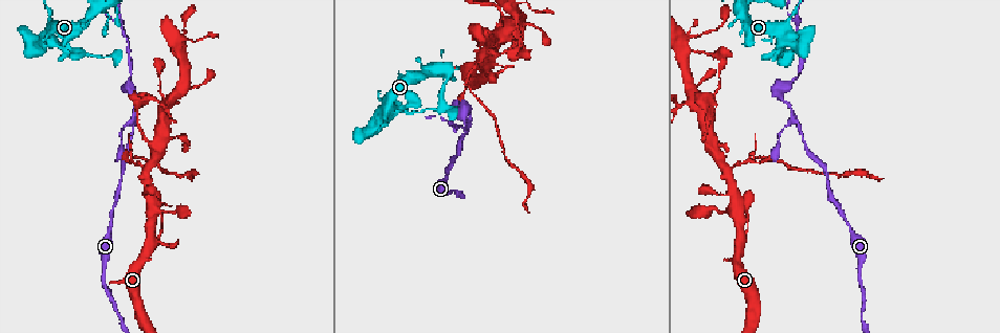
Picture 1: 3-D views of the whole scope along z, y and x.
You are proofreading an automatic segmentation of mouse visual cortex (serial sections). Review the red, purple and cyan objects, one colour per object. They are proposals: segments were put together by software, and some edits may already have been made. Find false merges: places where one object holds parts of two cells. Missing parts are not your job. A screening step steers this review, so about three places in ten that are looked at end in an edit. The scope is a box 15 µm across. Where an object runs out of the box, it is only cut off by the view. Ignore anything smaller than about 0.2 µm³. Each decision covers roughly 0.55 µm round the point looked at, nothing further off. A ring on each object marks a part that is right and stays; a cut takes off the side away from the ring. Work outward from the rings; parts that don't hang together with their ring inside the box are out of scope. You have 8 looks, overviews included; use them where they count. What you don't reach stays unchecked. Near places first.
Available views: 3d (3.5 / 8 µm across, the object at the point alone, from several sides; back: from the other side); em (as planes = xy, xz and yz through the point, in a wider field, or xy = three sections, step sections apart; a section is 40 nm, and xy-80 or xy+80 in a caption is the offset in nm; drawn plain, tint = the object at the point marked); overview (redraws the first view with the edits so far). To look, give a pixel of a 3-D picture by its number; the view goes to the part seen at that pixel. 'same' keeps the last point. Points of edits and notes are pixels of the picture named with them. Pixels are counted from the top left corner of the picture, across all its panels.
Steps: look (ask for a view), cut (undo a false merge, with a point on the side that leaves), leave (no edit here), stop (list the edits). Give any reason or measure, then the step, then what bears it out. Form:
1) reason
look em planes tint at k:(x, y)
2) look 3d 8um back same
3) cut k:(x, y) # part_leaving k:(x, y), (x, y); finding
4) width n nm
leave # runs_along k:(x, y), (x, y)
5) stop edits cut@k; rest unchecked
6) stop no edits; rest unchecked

abrupt turn
look 3d 3.5um at 1:(780, 90)

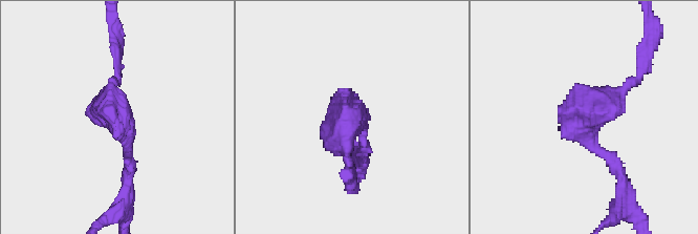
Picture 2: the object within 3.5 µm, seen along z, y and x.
arm_widths 200, 250 nm
look em xy step 1 tint at 2:(358, 116)

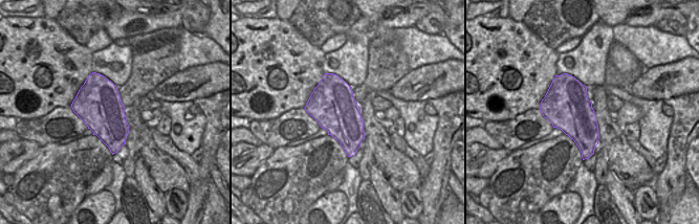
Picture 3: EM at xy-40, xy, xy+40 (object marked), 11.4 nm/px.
width 550 nm
leave # runs_along 2:(128, 178), (112, 82); one cell here

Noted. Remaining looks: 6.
three-way junction
look 3d 3.5um at 1:(456, 127)

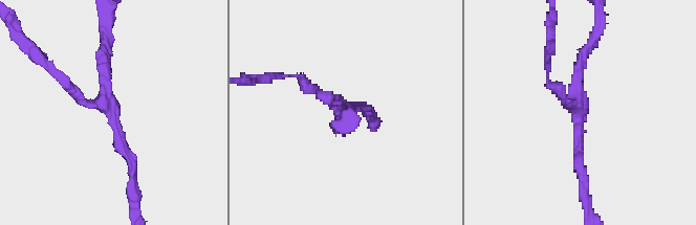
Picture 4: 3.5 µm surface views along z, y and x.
arms 3; arm_widths 150, 150, 150 nm; need the tissue
look em xy step 5 tint at 4:(107, 111)

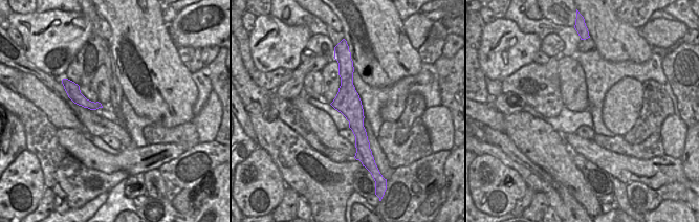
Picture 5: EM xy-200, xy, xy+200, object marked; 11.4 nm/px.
leave # continuous, no second cell

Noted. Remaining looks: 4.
look 3d 3.5um at 1:(392, 115)

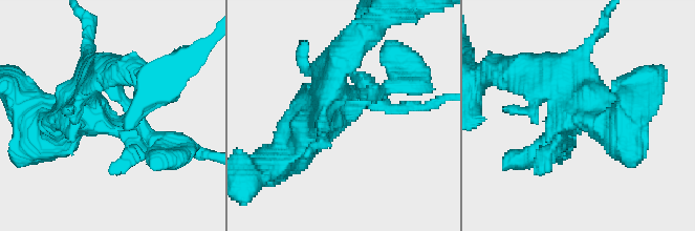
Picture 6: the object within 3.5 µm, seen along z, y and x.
arms 4; arm_widths 200, 250, 400, 500 nm; now the EM
look em planes plain at 6:(96, 119)

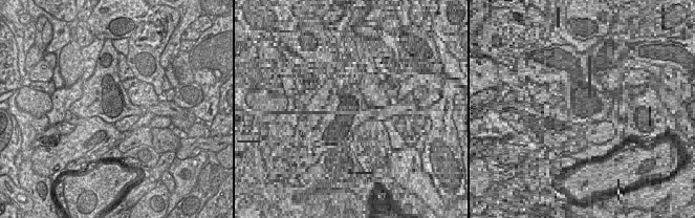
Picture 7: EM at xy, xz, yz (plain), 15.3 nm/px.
with the object marked
look em planes tint same

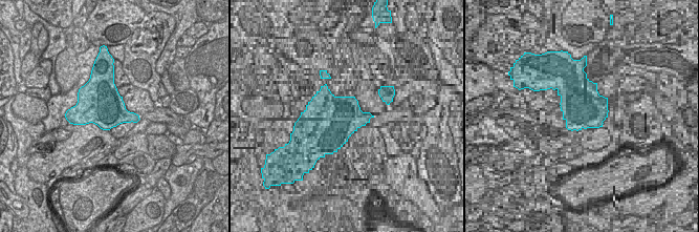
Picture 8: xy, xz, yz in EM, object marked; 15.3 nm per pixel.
leave # runs_along 6:(338, 59), (322, 113), (277, 162); one cell here

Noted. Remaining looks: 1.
stop no edits; rest unchecked

